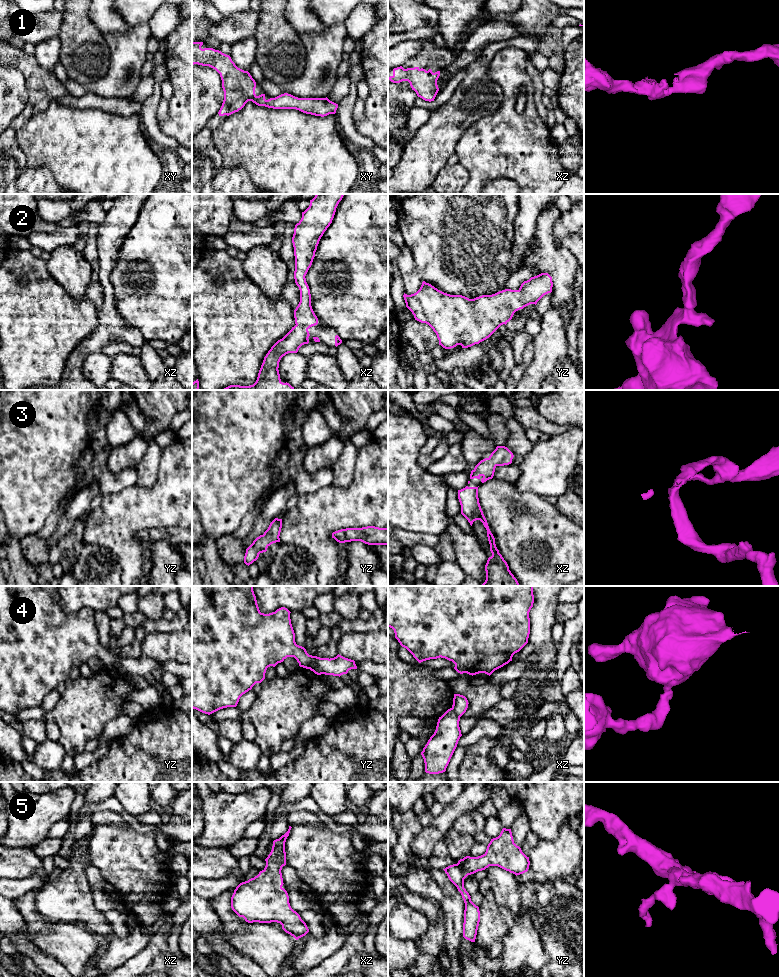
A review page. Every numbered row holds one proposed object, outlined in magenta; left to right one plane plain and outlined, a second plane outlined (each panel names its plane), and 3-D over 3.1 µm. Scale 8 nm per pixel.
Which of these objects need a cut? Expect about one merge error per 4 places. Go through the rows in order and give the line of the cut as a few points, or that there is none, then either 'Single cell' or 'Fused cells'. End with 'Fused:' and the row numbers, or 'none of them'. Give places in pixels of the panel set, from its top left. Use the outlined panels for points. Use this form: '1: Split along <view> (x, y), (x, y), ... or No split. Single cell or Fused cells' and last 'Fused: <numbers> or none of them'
1: No split. Single cell
2: No split. Single cell
3: No split. Single cell
4: Split along yz (313, 656), (314, 663), (322, 673). Fused cells
5: No split. Single cell
Fused: 4

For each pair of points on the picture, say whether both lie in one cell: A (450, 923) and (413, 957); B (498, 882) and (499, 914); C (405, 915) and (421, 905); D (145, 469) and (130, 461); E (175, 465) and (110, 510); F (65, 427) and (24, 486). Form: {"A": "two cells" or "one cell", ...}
{"A": "two cells", "B": "two cells", "C": "two cells", "D": "two cells", "E": "one cell", "F": "one cell"}

